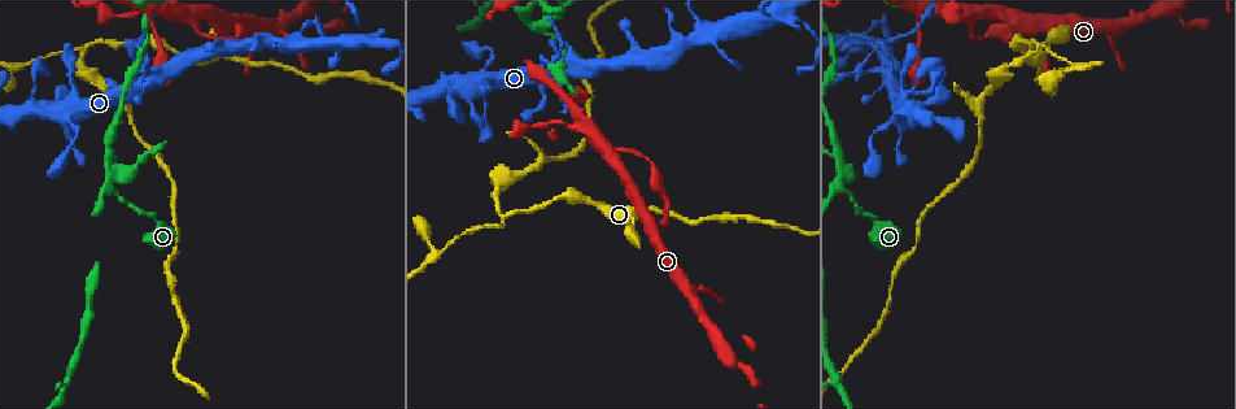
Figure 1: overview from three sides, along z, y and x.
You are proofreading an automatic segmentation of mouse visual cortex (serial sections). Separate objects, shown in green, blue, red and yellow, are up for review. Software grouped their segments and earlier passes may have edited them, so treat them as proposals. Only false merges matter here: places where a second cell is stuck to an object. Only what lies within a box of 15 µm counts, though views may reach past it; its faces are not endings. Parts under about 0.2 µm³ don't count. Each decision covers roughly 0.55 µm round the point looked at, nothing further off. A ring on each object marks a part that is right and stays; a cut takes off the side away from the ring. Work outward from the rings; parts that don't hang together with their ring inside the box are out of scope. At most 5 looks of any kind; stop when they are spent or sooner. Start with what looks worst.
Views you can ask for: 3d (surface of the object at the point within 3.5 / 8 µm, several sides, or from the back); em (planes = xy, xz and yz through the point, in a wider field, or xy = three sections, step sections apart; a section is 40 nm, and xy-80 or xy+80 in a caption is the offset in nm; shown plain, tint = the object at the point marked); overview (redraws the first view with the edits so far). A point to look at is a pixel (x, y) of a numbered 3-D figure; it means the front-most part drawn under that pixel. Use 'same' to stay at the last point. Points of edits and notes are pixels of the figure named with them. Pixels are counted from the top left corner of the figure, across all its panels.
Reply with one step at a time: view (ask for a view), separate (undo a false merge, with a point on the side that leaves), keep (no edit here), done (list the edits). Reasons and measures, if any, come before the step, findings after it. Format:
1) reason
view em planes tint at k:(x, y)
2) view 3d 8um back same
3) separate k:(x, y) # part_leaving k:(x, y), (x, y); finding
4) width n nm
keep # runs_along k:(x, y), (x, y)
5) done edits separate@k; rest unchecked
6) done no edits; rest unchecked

four-way junction
view em xy step 1 tint at 1:(522, 20)

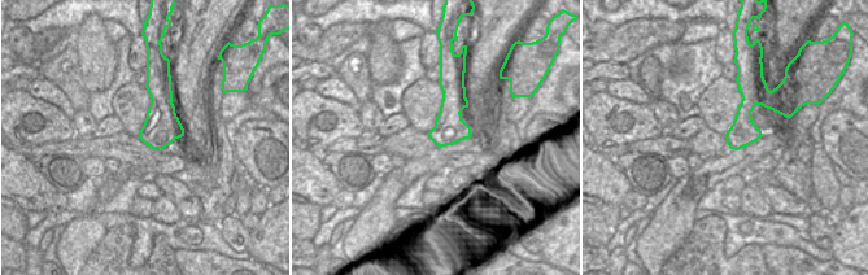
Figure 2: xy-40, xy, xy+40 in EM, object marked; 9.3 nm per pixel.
view 3d 3.5um same

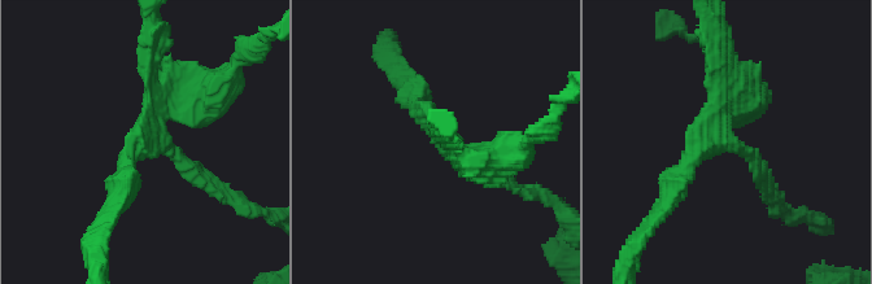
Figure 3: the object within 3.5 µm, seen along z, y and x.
separate 3:(199, 81) # part_leaving 3:(165, 108), (221, 88), (253, 48); two cells meet here

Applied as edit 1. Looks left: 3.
abrupt turn
view 3d 3.5um at 1:(90, 42)

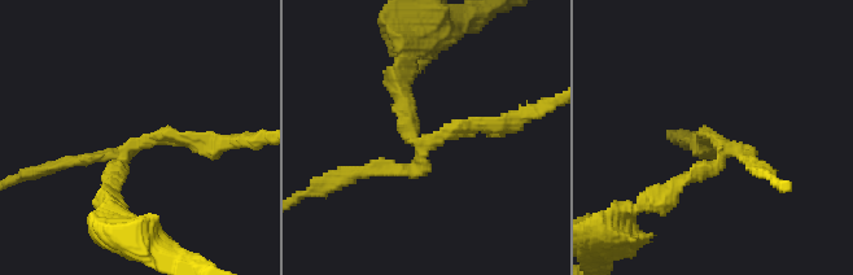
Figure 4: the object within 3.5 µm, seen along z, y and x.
arm_widths 150, 200, 200 nm
separate 4:(407, 103) # part_leaving 4:(414, 138), (397, 86), (414, 46); two cells meet here

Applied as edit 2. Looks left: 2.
done edits separate@3, separate@4; rest unchecked

